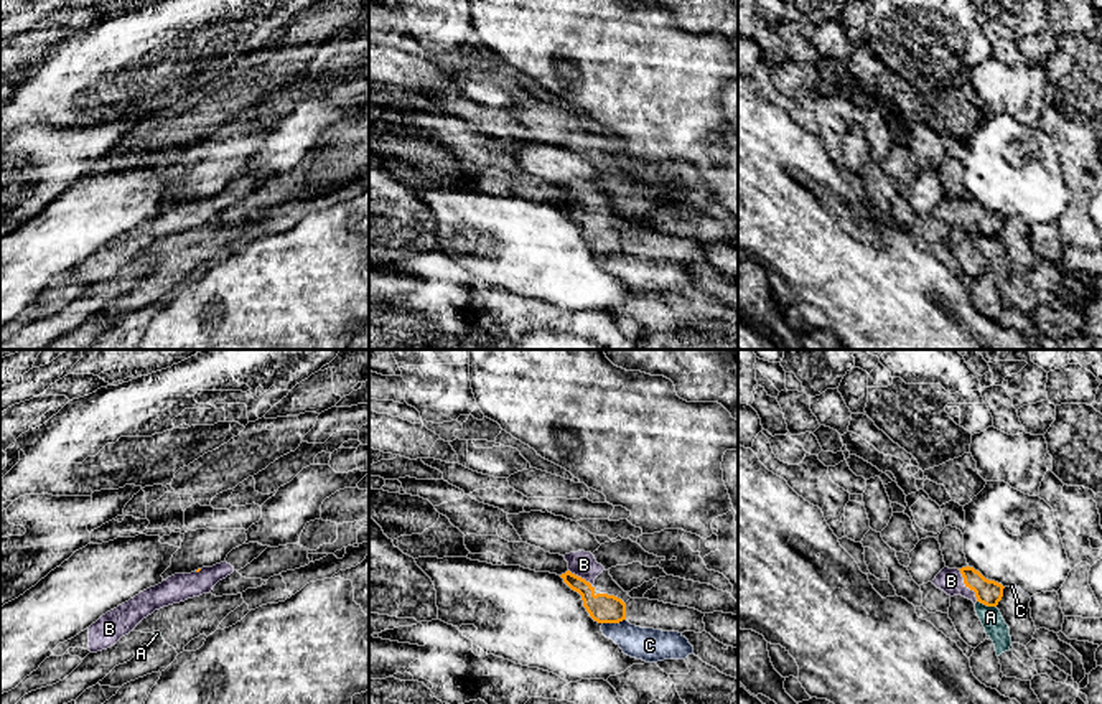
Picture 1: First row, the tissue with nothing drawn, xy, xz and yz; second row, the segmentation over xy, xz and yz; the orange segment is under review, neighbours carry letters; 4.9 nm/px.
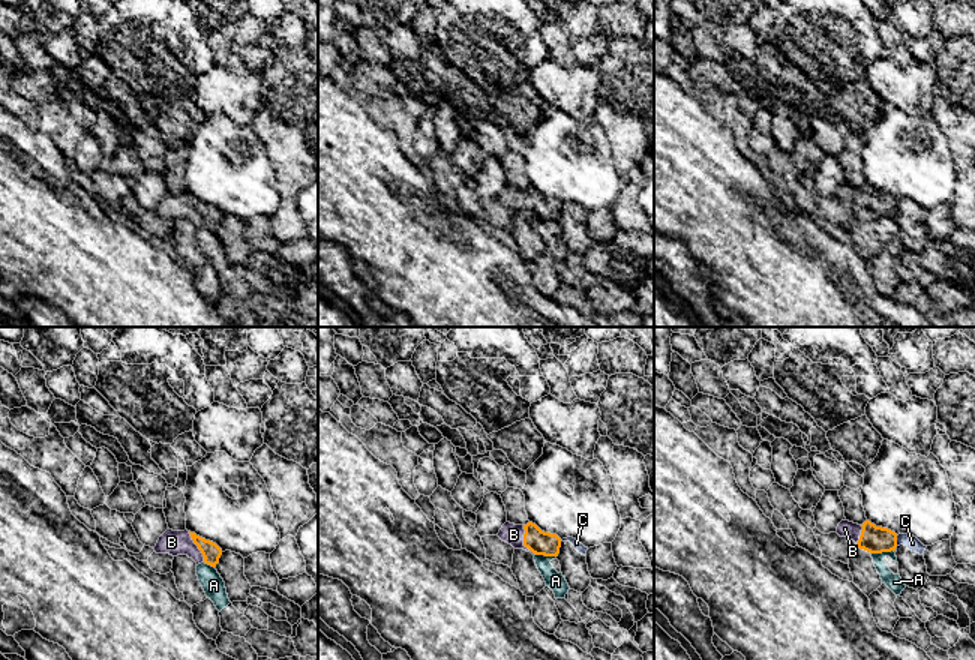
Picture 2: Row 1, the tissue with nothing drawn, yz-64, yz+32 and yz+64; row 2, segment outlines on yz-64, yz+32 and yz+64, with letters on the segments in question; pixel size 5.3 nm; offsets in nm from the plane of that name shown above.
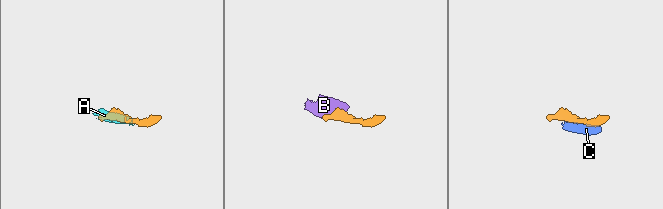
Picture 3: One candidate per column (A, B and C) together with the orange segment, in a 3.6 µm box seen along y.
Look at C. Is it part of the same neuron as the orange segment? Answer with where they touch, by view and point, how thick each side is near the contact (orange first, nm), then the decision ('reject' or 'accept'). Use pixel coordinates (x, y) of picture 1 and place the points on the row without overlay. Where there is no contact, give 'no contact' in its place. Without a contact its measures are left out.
meets orange in xz at (613, 253); 140 nm thick on the orange side, 160 nm on the other; reject

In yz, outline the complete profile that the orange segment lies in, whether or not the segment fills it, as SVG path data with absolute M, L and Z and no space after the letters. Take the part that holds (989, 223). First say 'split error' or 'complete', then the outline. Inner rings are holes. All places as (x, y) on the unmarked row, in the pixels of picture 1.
split error; M944 198L932 214L947 226L962 226L974 234L980 232L987 237L997 237L1003 228L1003 216L985 209L974 198L949 199Z

